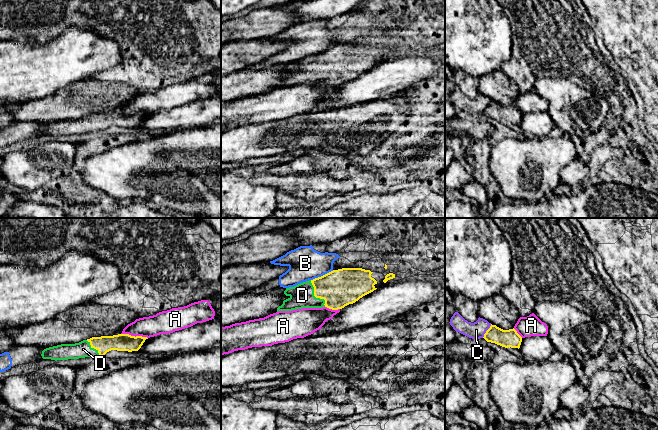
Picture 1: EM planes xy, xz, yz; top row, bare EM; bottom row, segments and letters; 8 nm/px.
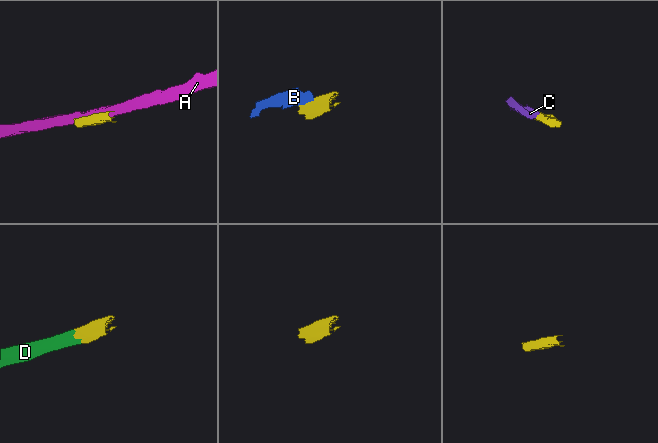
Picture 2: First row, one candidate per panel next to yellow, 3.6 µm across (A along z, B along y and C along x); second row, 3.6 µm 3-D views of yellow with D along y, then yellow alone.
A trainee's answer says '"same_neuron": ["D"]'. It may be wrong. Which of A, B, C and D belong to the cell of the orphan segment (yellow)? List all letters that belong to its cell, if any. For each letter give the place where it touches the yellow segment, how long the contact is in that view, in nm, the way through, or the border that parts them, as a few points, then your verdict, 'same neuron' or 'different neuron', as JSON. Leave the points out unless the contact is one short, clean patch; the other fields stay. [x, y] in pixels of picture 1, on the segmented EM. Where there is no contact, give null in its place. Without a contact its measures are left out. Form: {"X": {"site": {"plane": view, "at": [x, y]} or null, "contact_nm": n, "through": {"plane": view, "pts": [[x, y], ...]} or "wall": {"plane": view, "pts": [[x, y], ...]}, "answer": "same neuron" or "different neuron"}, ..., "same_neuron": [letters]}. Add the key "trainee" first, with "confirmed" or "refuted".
{"trainee": "confirmed", "A": {"site": {"plane": "xy", "at": [134, 336]}, "contact_nm": 220, "wall": {"plane": "xy", "pts": [[121, 333], [145, 336], [147, 338]]}, "answer": "different neuron"}, "B": {"site": {"plane": "xz", "at": [323, 275]}, "contact_nm": 200, "wall": {"plane": "xz", "pts": [[333, 270], [311, 280]]}, "answer": "different neuron"}, "C": {"site": {"plane": "yz", "at": [486, 331]}, "contact_nm": 130, "wall": {"plane": "yz", "pts": [[491, 324], [482, 337]]}, "answer": "different neuron"}, "D": {"site": {"plane": "xz", "at": [315, 296]}, "contact_nm": 240, "through": {"plane": "xz", "pts": [[339, 288], [319, 292], [315, 296], [302, 295]]}, "answer": "same neuron"}, "same_neuron": ["D"]}

